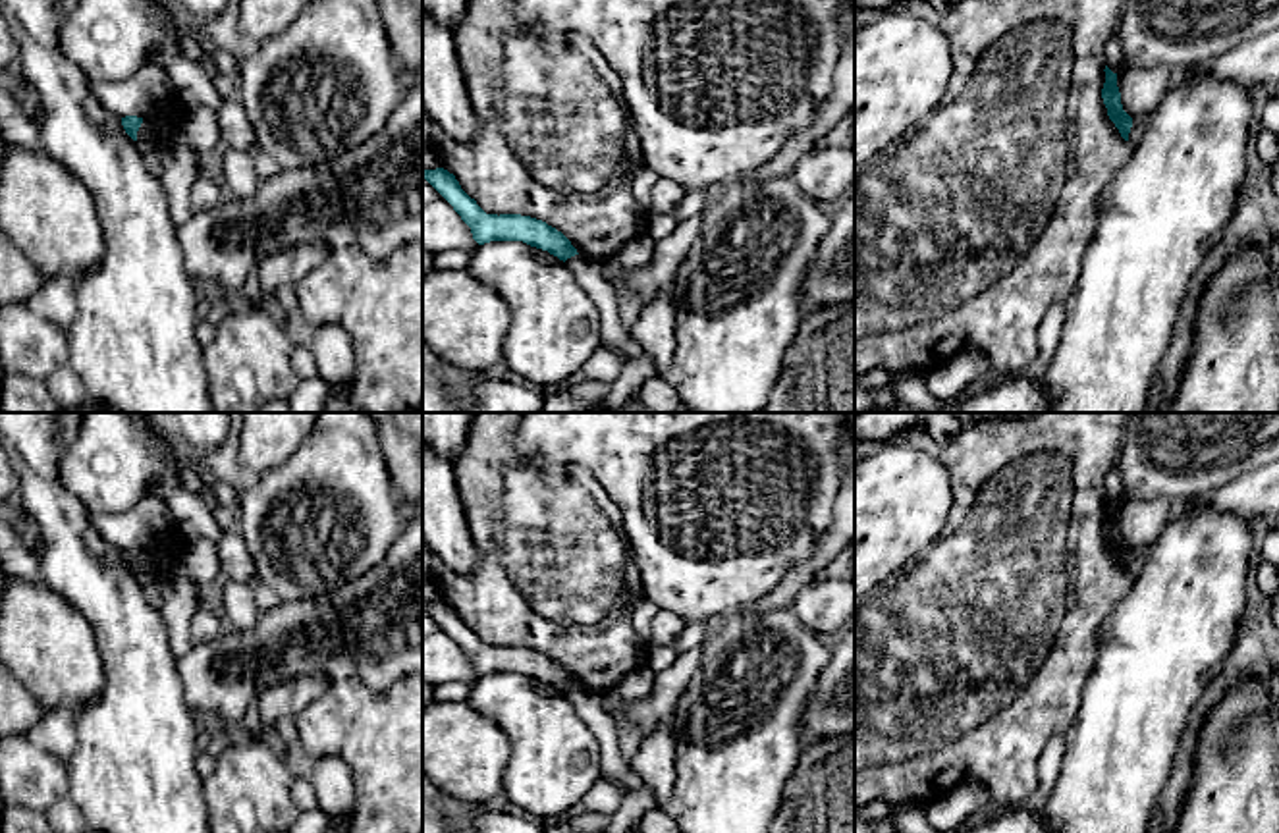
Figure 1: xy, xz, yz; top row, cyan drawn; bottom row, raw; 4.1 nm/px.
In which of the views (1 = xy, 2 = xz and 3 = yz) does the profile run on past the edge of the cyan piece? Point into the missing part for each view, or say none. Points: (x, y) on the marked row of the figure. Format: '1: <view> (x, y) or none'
1: none
2: none
3: none

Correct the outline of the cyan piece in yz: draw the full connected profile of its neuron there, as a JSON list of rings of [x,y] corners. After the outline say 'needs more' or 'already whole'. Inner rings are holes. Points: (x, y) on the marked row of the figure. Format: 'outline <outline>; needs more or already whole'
outline [[[1107,66],[1103,71],[1105,71],[1105,83],[1102,89],[1102,98],[1107,108],[1107,116],[1115,123],[1115,127],[1119,129],[1121,137],[1125,141],[1129,141],[1132,118],[1123,110],[1121,93],[1117,87],[1117,73],[1113,73]]]; already whole

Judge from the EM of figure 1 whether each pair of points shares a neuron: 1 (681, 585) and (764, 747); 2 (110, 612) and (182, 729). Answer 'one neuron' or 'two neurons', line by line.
1: two neurons
2: one neuron

